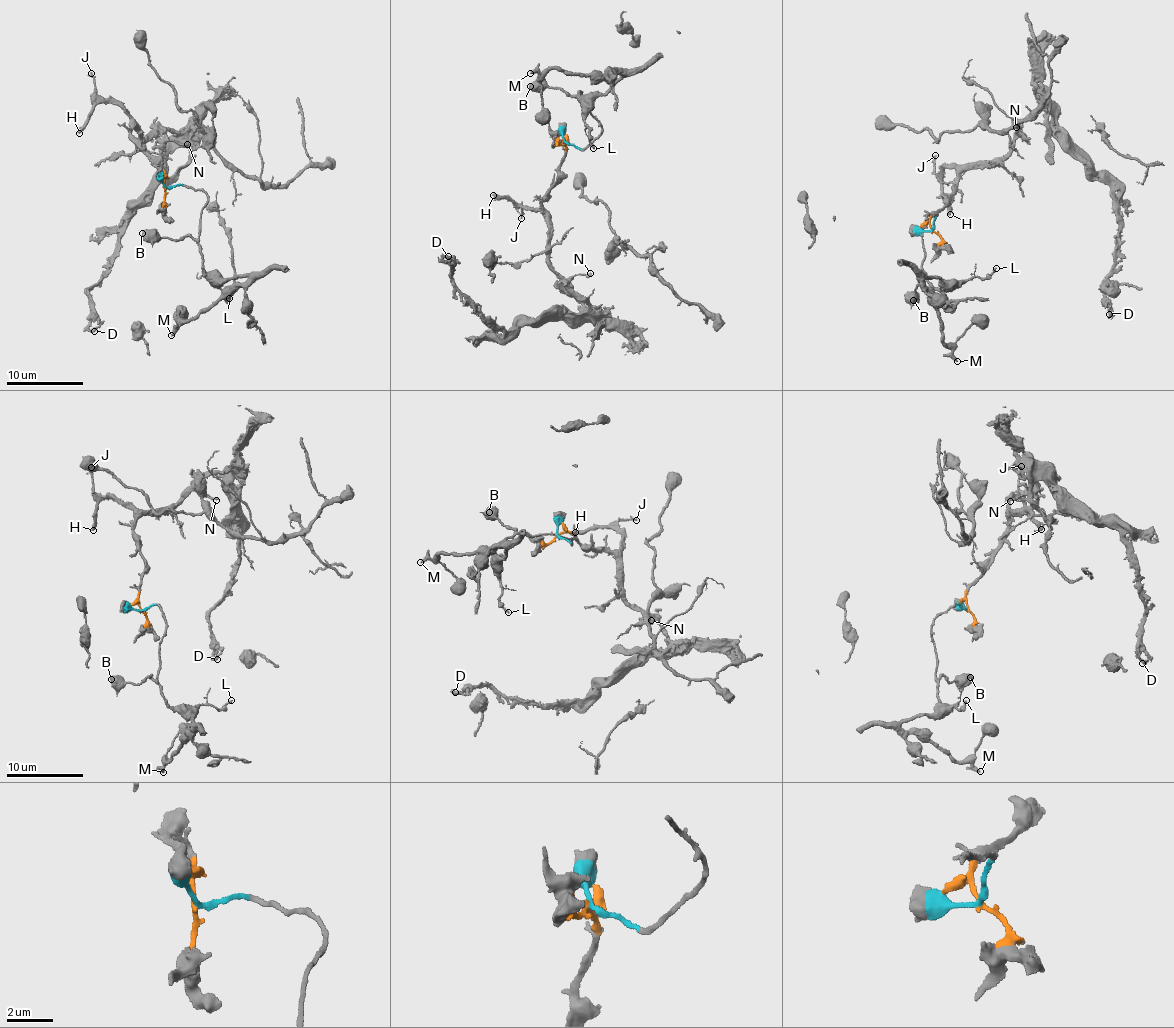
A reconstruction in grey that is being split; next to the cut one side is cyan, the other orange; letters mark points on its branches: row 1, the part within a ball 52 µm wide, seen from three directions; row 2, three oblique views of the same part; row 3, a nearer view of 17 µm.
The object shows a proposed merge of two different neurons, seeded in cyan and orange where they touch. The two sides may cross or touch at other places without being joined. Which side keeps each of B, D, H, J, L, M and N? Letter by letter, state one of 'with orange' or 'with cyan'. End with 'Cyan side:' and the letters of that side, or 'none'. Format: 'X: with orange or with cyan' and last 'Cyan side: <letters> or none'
B: with cyan
D: with orange
H: with orange
J: with orange
L: with cyan
M: with cyan
N: with orange
Cyan side: B, L, M

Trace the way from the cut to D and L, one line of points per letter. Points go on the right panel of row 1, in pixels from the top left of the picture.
D: (932, 231), (930, 214), (964, 170), (998, 160), (1046, 108), (1110, 188), (1109, 314)
L: (932, 231), (935, 214), (925, 218), (924, 258), (921, 266), (925, 280), (939, 287), (986, 278), (995, 268)

